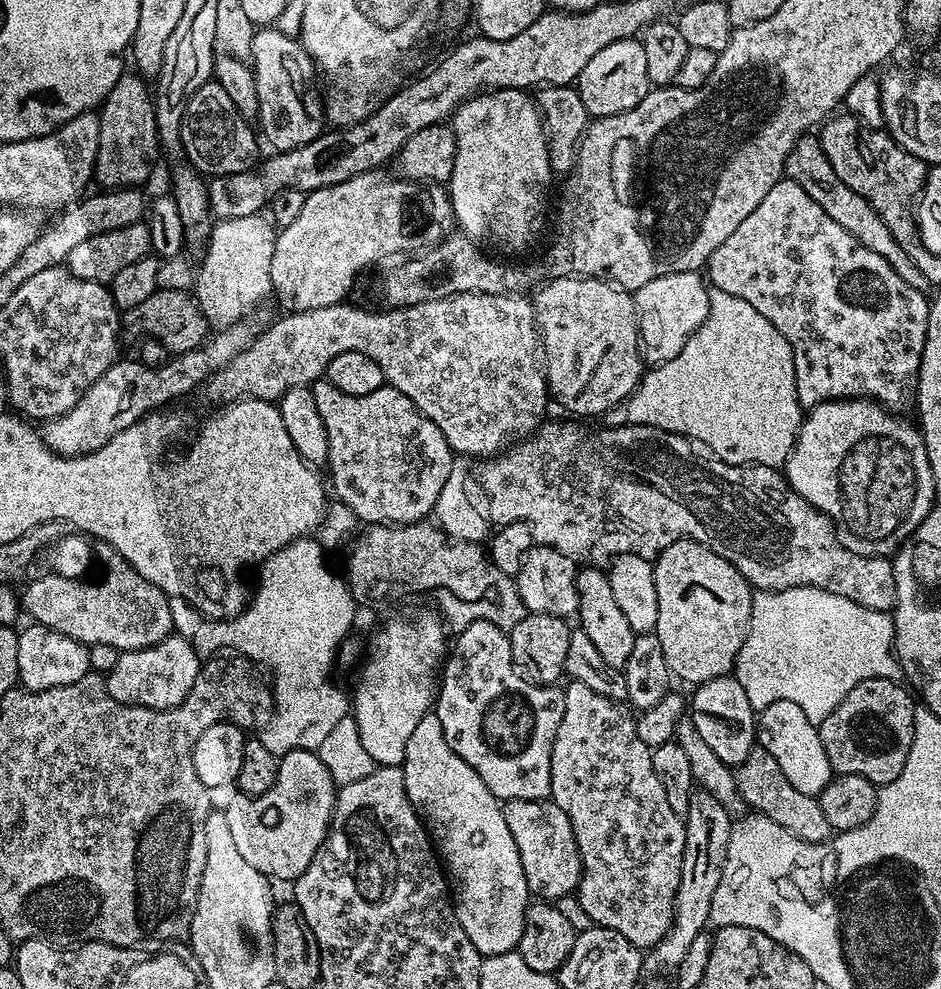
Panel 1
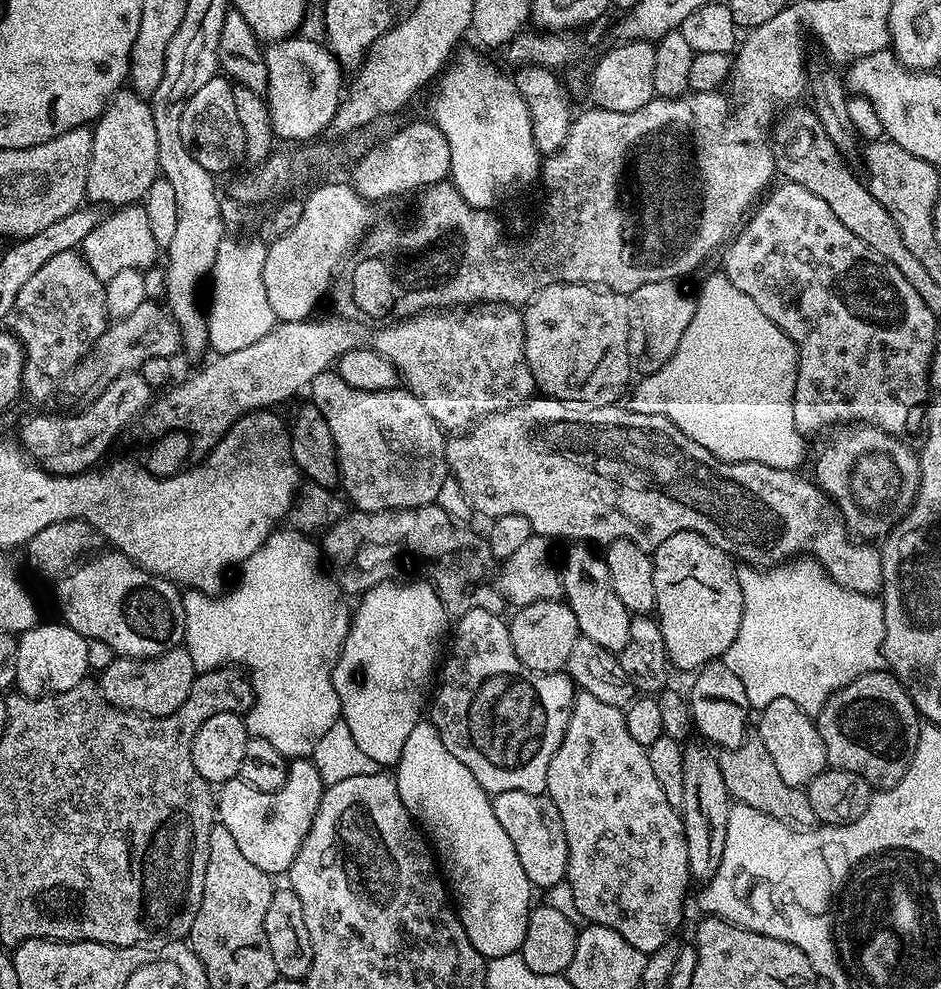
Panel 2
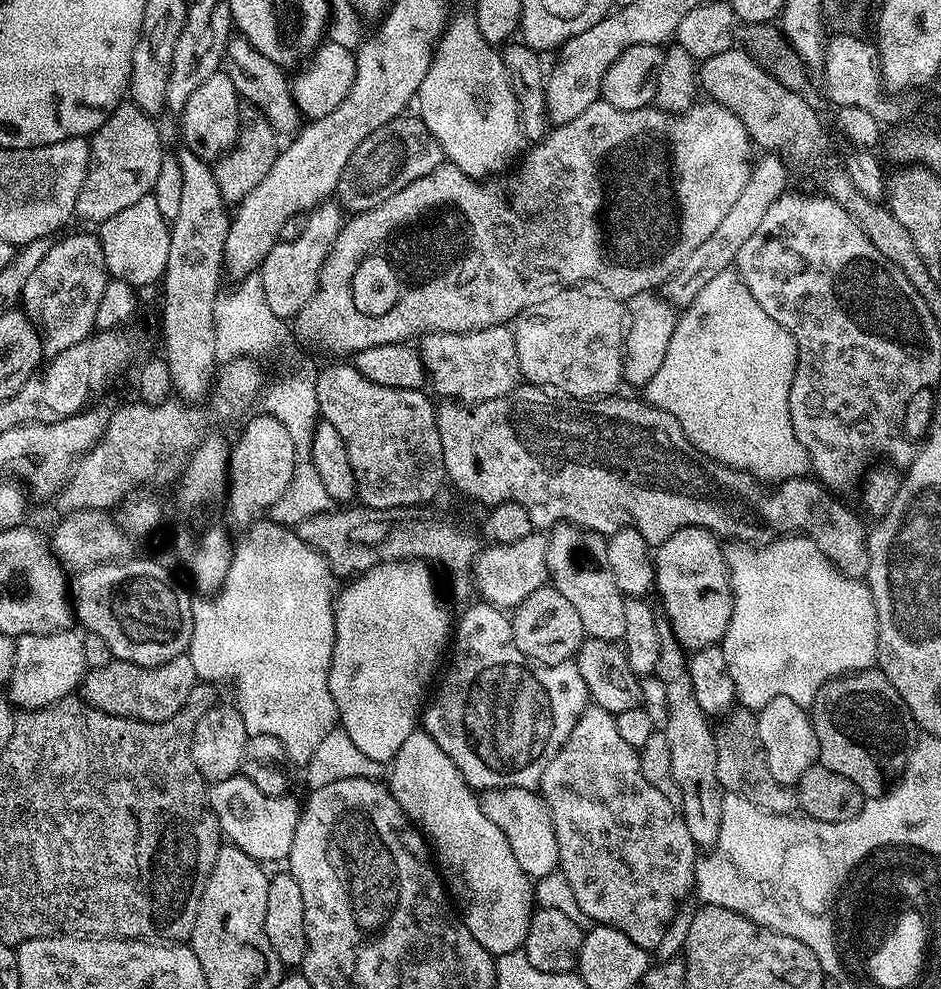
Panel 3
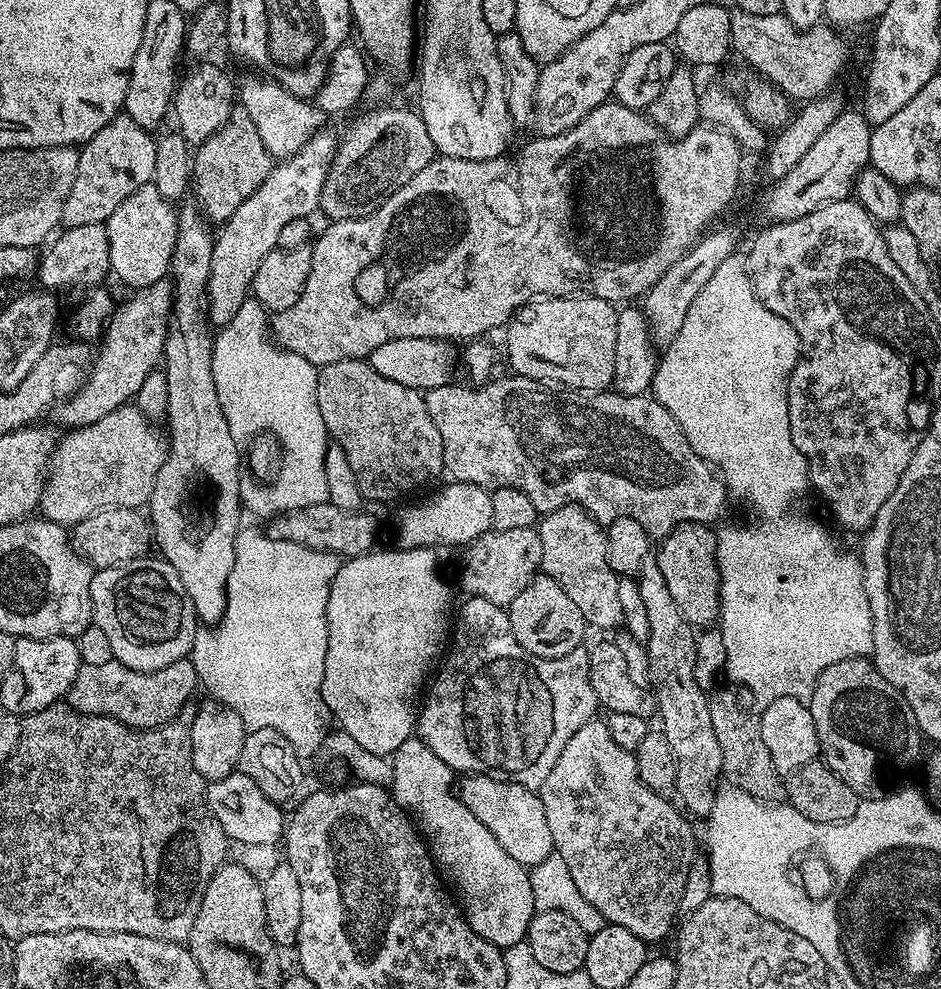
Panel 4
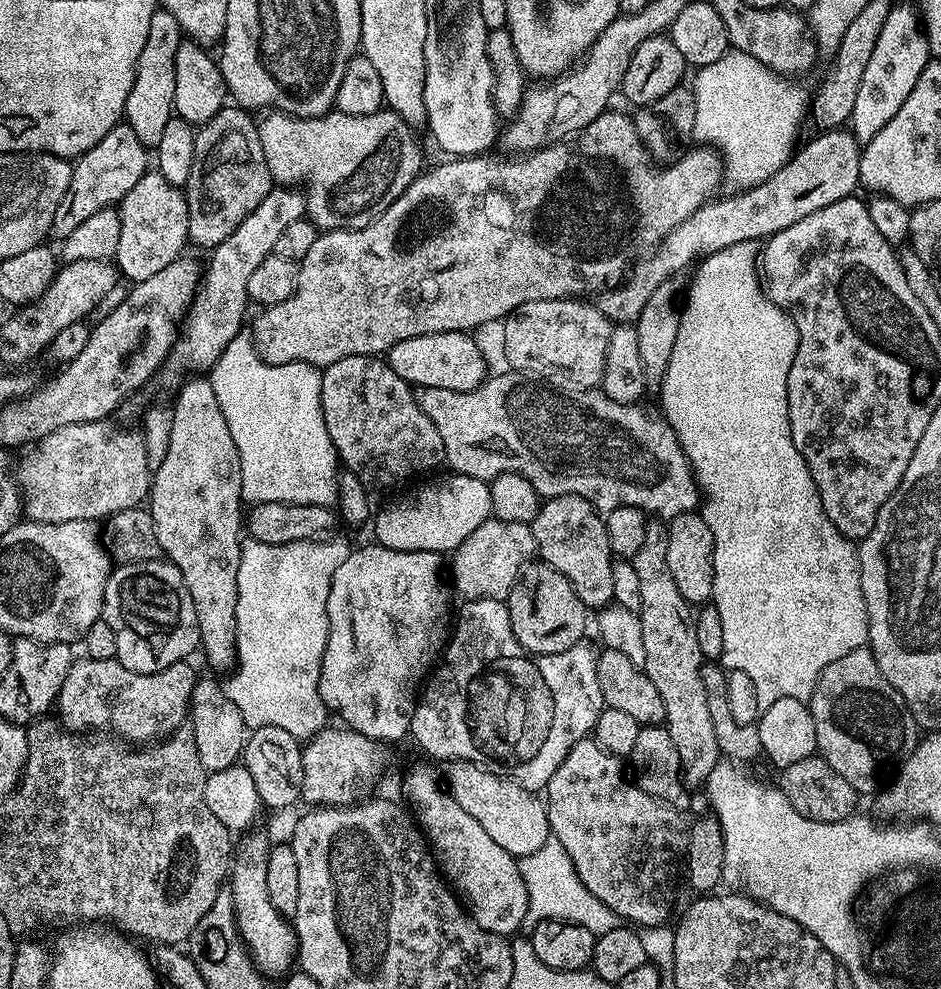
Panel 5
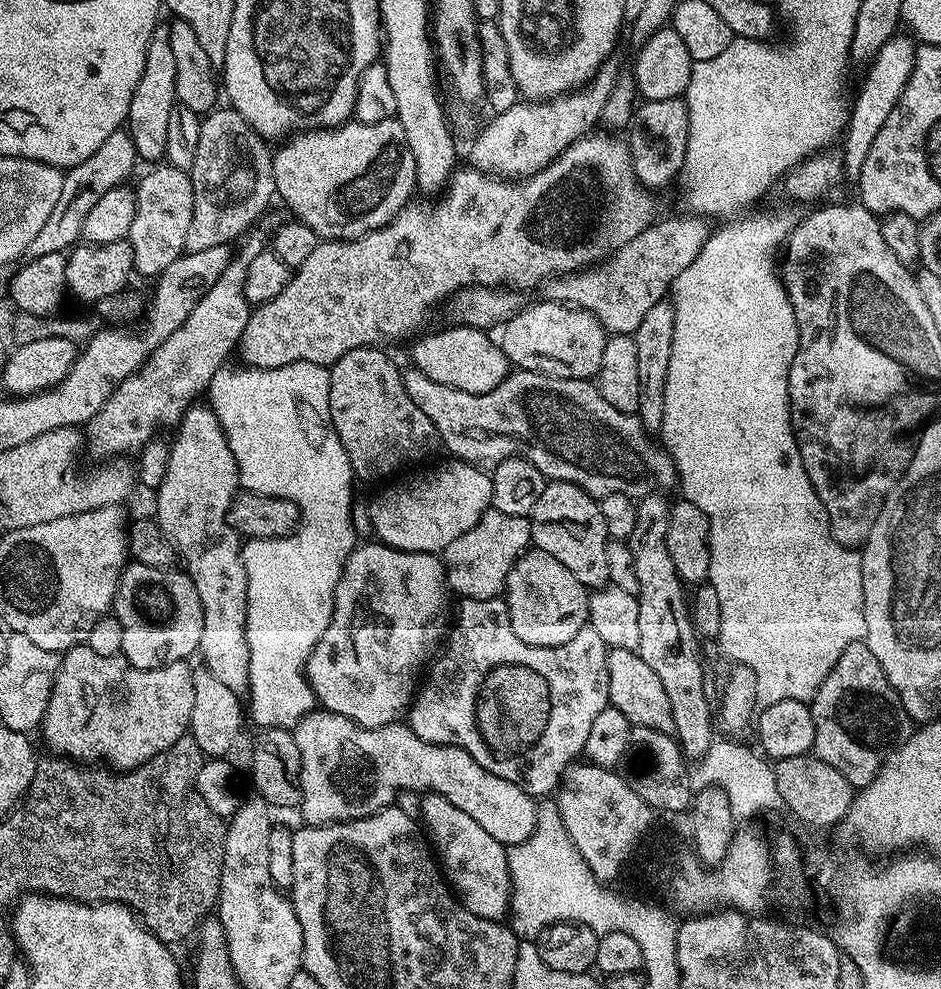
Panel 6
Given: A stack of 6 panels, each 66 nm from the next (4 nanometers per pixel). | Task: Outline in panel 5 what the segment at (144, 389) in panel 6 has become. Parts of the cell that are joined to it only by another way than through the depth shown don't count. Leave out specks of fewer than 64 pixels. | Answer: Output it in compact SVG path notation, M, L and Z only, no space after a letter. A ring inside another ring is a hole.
M273 187L272 191L266 194L266 198L258 202L254 211L246 214L246 218L242 218L234 234L230 234L226 242L211 249L209 256L212 257L209 258L208 264L206 260L196 297L193 298L182 321L176 345L168 353L162 367L162 376L164 374L173 386L179 385L182 378L187 377L189 373L207 373L218 362L222 350L226 350L226 346L234 342L234 338L245 327L244 311L250 308L248 287L254 269L267 256L275 253L282 230L286 230L290 222L298 222L305 219L305 216L306 196L299 187Z

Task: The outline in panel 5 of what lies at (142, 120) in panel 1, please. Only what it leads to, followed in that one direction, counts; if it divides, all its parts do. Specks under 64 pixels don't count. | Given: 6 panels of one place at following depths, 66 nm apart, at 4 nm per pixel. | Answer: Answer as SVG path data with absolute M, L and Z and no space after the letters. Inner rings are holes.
M121 122L98 142L98 146L90 146L72 164L70 186L66 186L66 194L62 194L62 202L58 202L58 210L54 210L54 222L51 235L63 238L74 234L86 218L98 214L98 210L119 205L130 190L134 190L134 182L142 178L150 168L150 152L142 142L138 142L138 134L130 130L126 122Z

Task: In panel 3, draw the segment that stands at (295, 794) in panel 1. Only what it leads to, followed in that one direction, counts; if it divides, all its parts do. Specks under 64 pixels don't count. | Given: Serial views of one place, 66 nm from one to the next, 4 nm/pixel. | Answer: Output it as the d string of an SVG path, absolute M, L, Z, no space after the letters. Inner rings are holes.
M237 774L209 787L208 805L214 810L227 843L238 846L247 856L261 862L287 861L302 807L301 801L296 801L292 794L267 796L254 782Z

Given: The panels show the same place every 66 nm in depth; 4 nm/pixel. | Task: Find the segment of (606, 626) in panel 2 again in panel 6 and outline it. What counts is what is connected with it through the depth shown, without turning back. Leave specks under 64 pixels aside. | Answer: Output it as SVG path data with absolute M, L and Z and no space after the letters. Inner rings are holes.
M570 480L545 483L542 498L534 502L530 517L532 544L558 558L558 562L562 562L562 566L566 566L566 570L570 570L584 588L597 590L608 584L606 546L610 537L597 497L592 497L584 488L587 487Z

